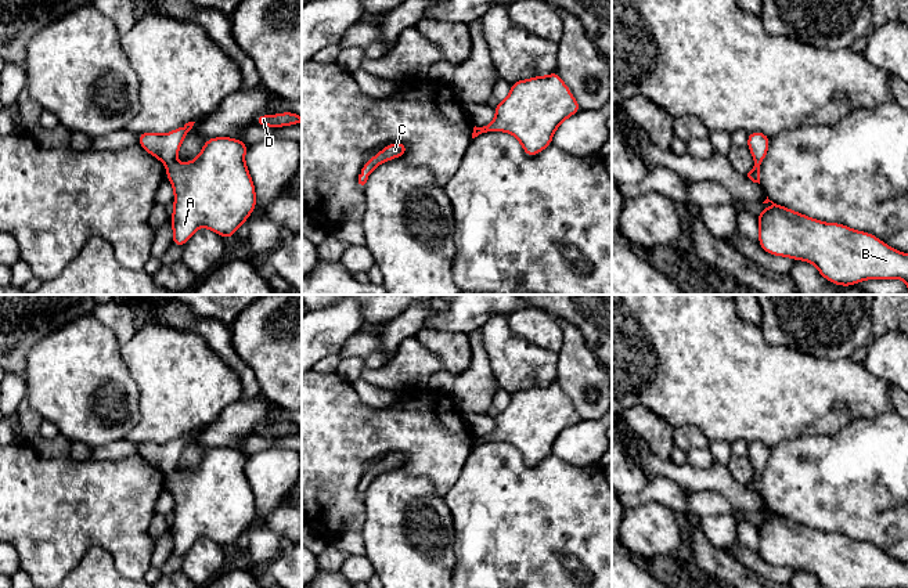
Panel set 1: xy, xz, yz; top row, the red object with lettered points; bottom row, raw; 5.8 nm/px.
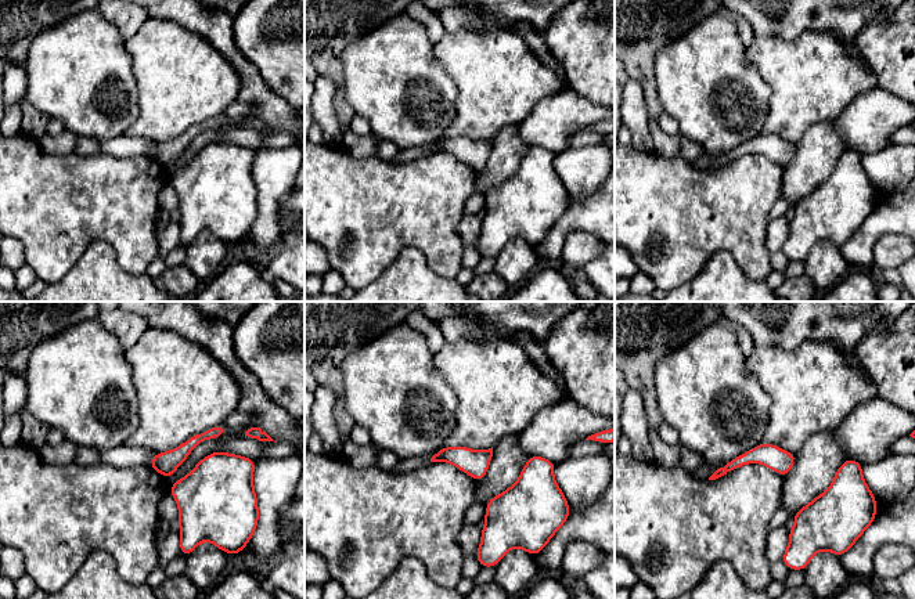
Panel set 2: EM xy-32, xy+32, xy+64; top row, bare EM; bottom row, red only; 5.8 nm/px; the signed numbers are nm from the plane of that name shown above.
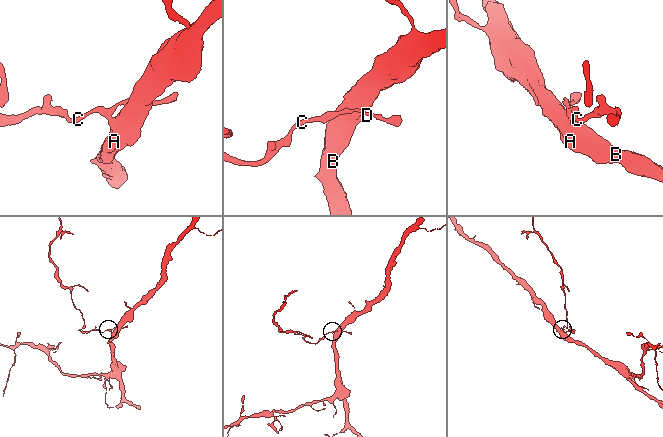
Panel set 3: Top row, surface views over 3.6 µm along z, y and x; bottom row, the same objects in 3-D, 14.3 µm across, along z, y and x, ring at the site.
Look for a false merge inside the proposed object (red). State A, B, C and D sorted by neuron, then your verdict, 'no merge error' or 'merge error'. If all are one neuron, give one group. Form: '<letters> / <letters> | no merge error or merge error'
A B / C D | merge error

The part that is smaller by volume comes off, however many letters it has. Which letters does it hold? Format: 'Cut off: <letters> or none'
Cut off: C, D

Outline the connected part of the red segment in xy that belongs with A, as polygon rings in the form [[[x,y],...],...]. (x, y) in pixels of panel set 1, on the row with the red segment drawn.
[[[231,137],[208,138],[199,155],[187,163],[173,162],[166,178],[174,191],[174,210],[170,214],[172,244],[184,246],[194,232],[206,227],[228,239],[248,220],[256,208],[256,191],[245,165],[248,144]]]

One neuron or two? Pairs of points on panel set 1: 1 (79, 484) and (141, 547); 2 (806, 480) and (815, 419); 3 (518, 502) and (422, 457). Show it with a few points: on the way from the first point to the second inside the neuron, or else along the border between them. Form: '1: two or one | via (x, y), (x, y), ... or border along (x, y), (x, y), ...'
1: one | via (94, 500), (126, 531)
2: two | border along (845, 425), (832, 435), (799, 433), (781, 442)
3: two | border along (472, 448), (457, 482), (443, 497)

